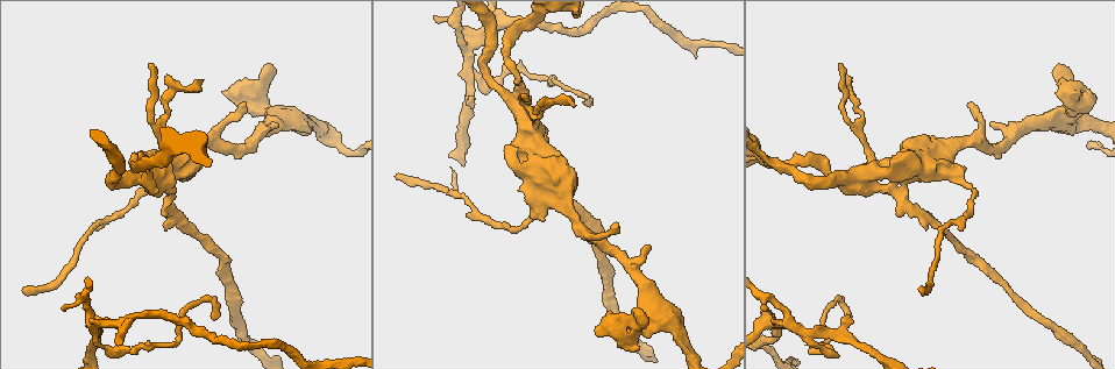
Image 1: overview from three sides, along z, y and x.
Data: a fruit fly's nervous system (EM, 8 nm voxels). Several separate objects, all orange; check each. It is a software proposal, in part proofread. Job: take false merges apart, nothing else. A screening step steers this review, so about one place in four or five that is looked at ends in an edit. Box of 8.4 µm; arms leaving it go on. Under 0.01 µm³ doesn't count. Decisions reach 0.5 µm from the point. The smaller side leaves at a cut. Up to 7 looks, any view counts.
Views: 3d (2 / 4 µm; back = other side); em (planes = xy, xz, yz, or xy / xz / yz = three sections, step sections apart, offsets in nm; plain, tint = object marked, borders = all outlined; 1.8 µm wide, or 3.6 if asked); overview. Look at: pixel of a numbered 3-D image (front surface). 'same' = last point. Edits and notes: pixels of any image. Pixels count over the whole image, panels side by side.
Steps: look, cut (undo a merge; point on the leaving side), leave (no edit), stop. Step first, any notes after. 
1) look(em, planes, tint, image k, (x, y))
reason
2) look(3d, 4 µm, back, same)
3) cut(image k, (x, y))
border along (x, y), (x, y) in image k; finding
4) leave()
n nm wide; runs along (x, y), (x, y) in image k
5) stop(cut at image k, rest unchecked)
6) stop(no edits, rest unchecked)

look(em, planes, borders, image 1, (260, 103))
three arms meet

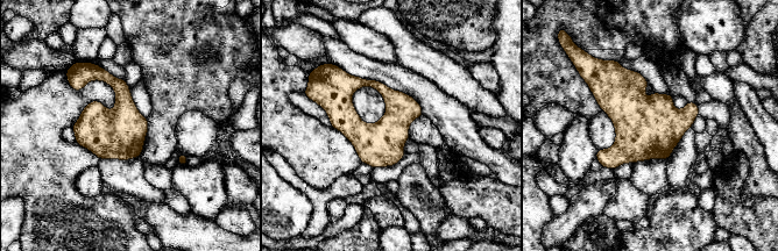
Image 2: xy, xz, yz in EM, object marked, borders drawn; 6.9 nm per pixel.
leave()
300 nm wide; continuous, no second neuron

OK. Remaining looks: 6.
look(em, planes, tint, image 1, (161, 170))
small branch off a trunk

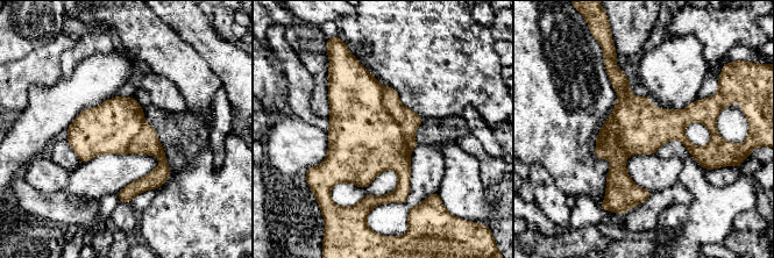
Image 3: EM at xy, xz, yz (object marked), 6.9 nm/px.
cut(image 3, (409, 121))
two neurons meet here

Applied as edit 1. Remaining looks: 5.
stop(cut at image 3, rest unchecked)

